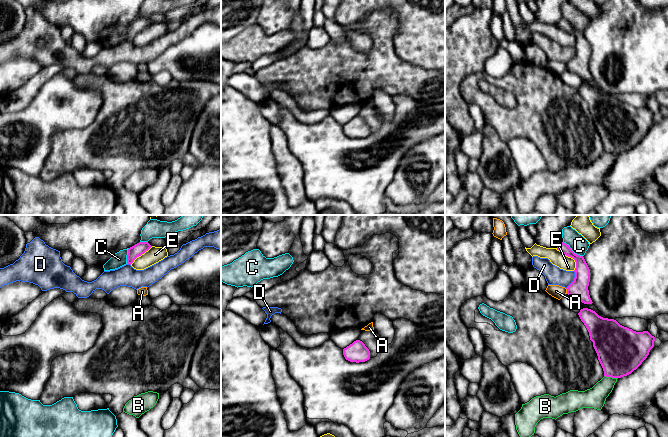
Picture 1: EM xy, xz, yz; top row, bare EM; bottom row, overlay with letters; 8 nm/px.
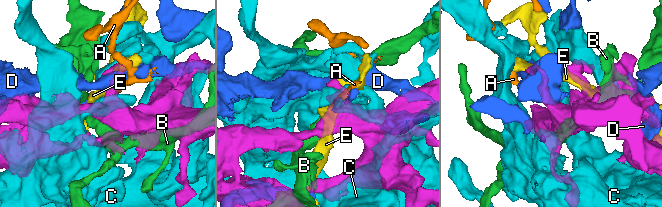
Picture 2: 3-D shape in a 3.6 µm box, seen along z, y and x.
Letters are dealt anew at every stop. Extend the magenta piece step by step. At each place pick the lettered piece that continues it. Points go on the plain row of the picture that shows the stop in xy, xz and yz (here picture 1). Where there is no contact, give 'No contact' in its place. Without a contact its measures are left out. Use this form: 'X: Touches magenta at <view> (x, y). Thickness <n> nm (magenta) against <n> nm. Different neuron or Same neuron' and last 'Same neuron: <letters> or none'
A: Touches magenta at yz (567, 67). Thickness 150 nm (magenta) against 110 nm. Different neuron
B: Touches magenta at yz (611, 152). Thickness 380 nm (magenta) against 170 nm. Different neuron
C: Touches magenta at yz (572, 27). Thickness 130 nm (magenta) against 150 nm. Different neuron
D: Touches magenta at yz (574, 56). Thickness 150 nm (magenta) against 150 nm. Different neuron
E: Touches magenta at yz (570, 32). Thickness 130 nm (magenta) against 120 nm. Different neuron
Same neuron: none

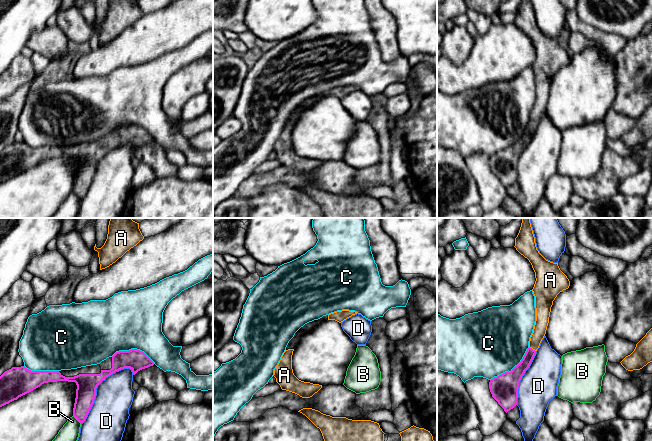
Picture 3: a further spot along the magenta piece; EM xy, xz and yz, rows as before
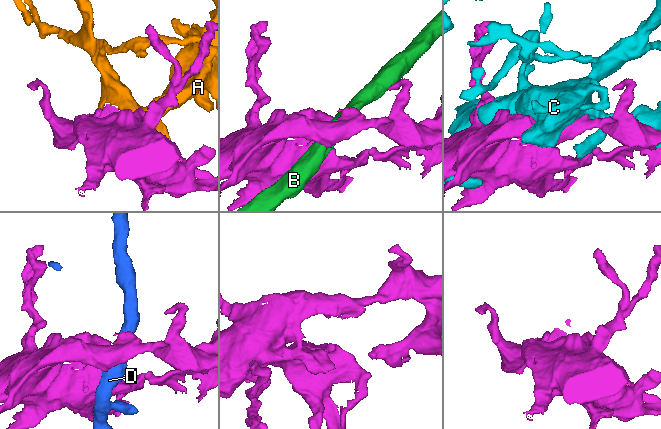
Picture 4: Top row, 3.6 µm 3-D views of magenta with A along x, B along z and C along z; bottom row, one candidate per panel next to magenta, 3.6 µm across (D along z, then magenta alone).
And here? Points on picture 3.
A: Touches magenta at yz (531, 124). Thickness 100 nm (magenta) against 110 nm. Same neuron
B: Touches magenta at xy (76, 194). Thickness 160 nm (magenta) against 180 nm. Different neuron
C: Touches magenta at yz (512, 145). Thickness 220 nm (magenta) against 480 nm. Different neuron
D: Touches magenta at xy (96, 163). Thickness 160 nm (magenta) against 300 nm. Different neuron
Same neuron: A

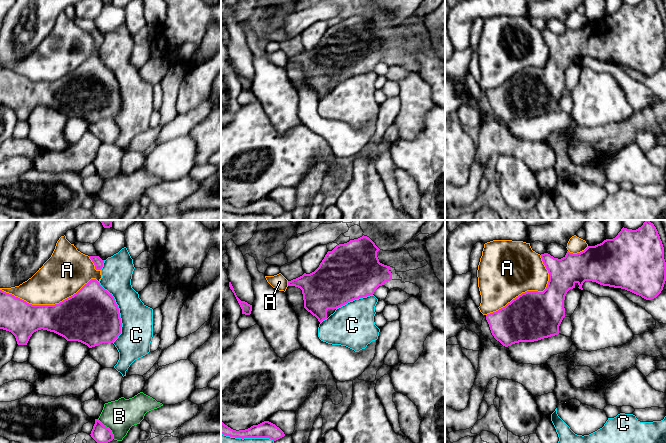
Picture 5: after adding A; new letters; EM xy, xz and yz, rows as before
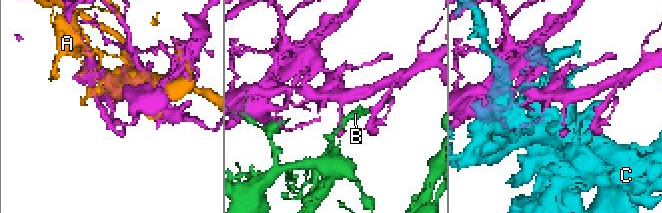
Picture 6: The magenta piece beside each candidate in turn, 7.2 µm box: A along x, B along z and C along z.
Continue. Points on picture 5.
A: Touches magenta at xy (49, 81). Thickness 360 nm (magenta) against 340 nm. Different neuron
B: Touches magenta at xy (108, 204). Thickness 140 nm (magenta) against 260 nm. Different neuron
C: Touches magenta at xy (118, 88). Thickness 440 nm (magenta) against 260 nm. Different neuron
Same neuron: none

